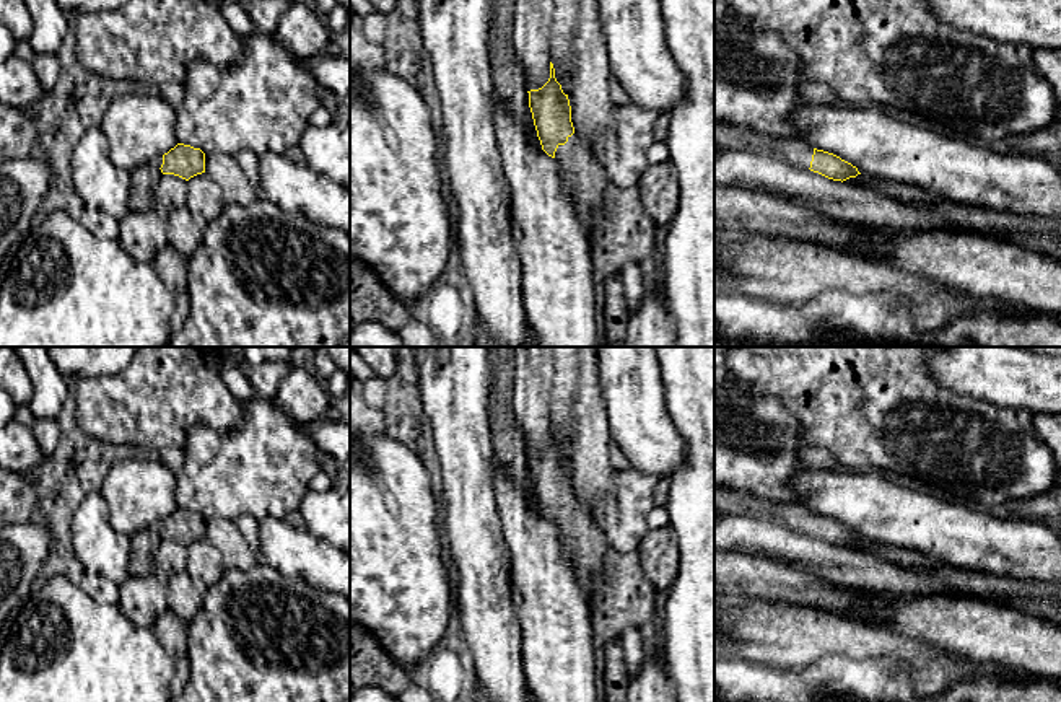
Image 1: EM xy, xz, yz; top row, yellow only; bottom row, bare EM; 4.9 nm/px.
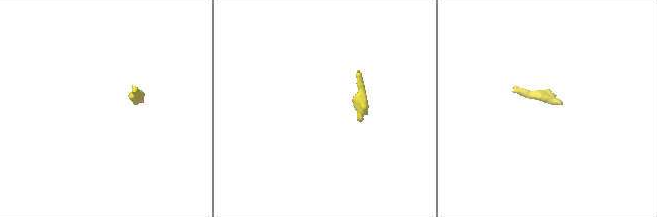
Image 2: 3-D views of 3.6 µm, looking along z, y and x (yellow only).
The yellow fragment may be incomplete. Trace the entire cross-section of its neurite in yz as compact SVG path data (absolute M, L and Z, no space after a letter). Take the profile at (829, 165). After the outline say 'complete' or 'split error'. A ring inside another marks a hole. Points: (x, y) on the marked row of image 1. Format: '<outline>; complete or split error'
M714 121L714 145L724 150L745 150L770 155L799 169L810 169L833 181L846 181L861 174L856 166L840 156L812 148L799 138L771 138L749 129Z; split error

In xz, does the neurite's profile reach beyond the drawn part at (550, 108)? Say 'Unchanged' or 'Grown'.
Grown

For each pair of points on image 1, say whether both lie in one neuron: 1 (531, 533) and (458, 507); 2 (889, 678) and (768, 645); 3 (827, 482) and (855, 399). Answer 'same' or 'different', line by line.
1: different
2: different
3: different

